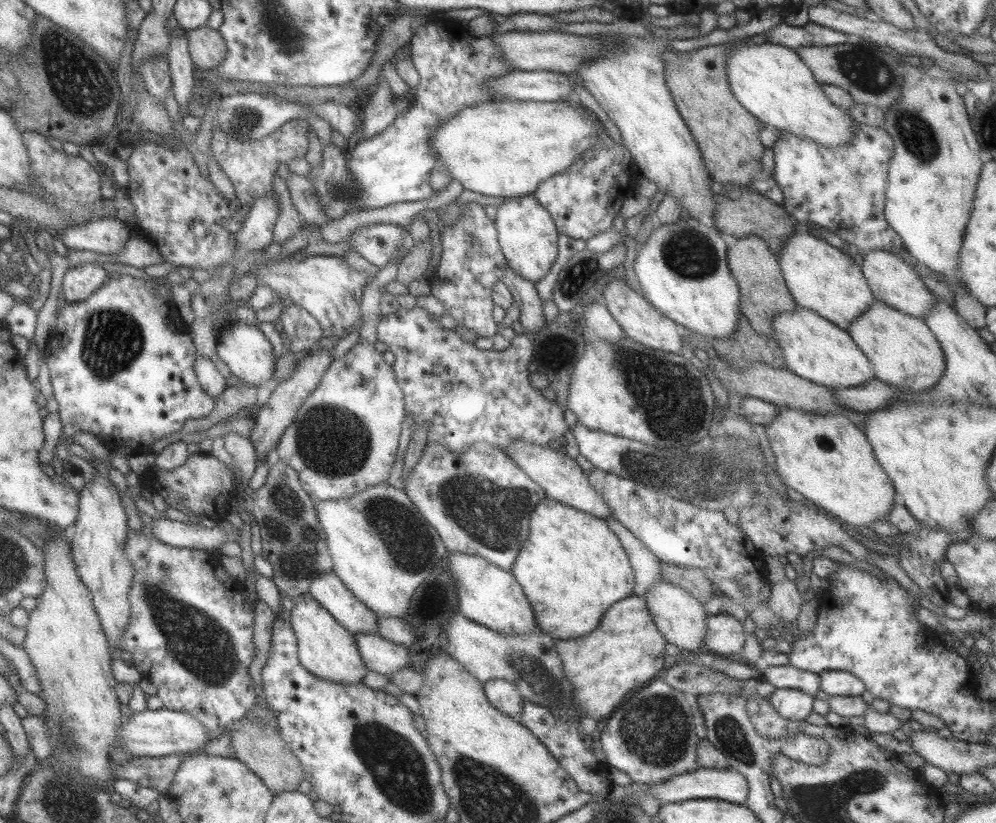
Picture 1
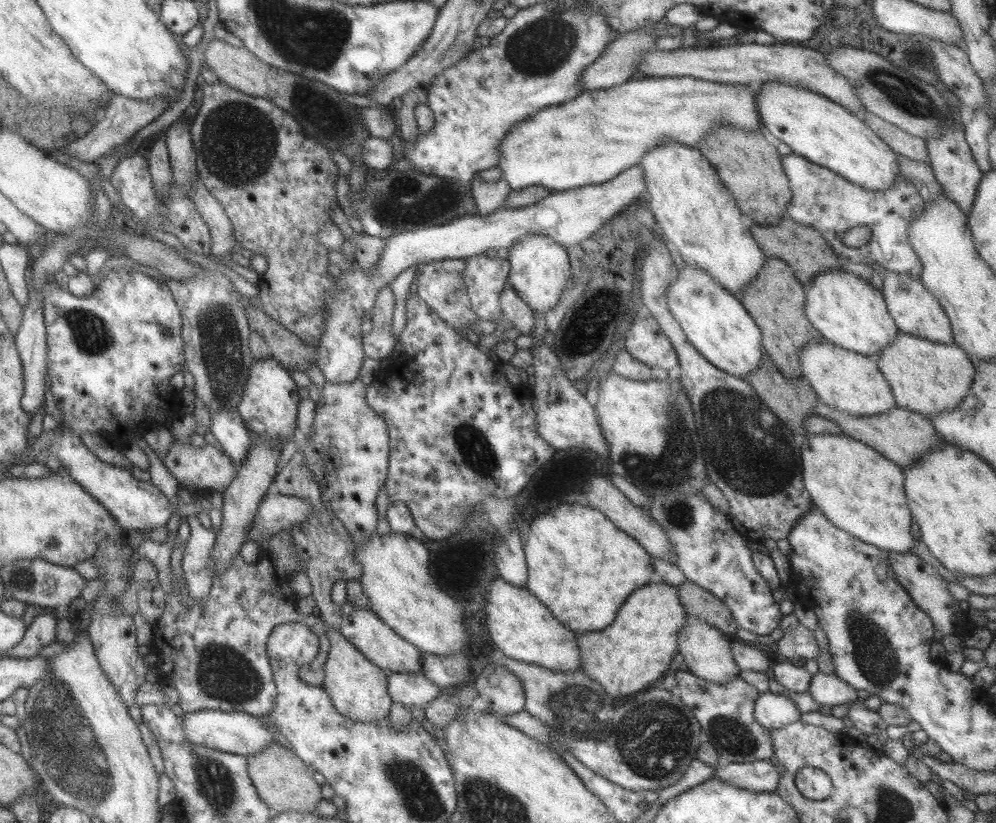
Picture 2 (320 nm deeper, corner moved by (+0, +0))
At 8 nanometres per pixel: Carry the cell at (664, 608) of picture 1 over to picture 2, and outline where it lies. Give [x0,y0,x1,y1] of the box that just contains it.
[677,616,741,684]

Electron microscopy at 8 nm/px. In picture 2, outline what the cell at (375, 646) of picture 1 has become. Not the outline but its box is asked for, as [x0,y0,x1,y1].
[387,673,441,710]

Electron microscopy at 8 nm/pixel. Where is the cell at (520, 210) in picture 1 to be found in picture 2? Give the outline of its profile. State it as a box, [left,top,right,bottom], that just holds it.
[507,236,572,316]

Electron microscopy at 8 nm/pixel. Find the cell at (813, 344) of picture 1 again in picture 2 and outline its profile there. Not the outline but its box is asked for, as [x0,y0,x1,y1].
[799,340,894,416]

